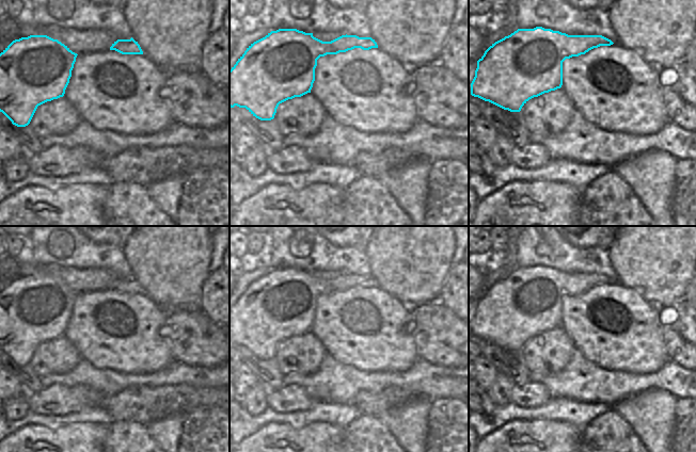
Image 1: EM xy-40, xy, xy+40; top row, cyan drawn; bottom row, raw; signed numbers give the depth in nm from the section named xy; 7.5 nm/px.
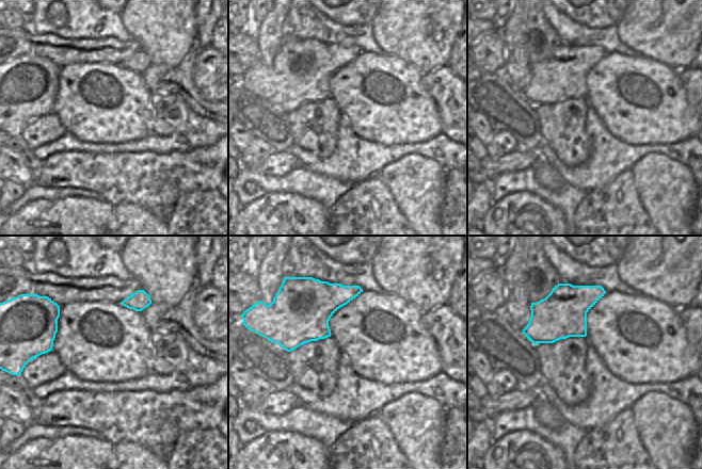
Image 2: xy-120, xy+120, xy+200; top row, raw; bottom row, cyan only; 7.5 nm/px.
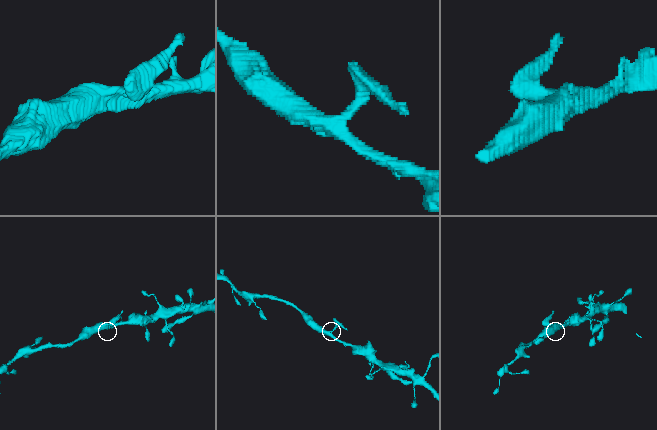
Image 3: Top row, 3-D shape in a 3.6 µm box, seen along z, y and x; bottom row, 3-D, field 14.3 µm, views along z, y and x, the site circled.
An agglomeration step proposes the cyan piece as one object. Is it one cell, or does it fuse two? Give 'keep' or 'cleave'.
keep

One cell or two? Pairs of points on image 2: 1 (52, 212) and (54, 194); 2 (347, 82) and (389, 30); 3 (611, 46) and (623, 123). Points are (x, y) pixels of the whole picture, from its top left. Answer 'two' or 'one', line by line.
1: two
2: two
3: two

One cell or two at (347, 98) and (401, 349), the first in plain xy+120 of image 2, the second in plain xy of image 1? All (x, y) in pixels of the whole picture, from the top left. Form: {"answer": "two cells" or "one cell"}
{"answer": "one cell"}

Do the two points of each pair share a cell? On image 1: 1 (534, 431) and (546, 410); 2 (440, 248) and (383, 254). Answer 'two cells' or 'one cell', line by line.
1: two cells
2: one cell

